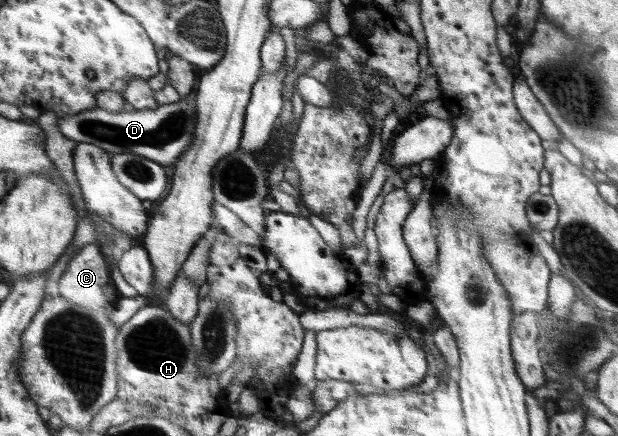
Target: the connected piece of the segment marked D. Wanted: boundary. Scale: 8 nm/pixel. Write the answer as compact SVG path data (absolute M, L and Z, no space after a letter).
M184 98L174 103L165 103L156 107L135 109L125 107L118 113L113 110L95 107L85 112L60 117L60 133L79 143L96 144L111 155L136 153L150 158L158 164L170 166L177 163L188 152L196 137L198 109L196 103L188 103Z

